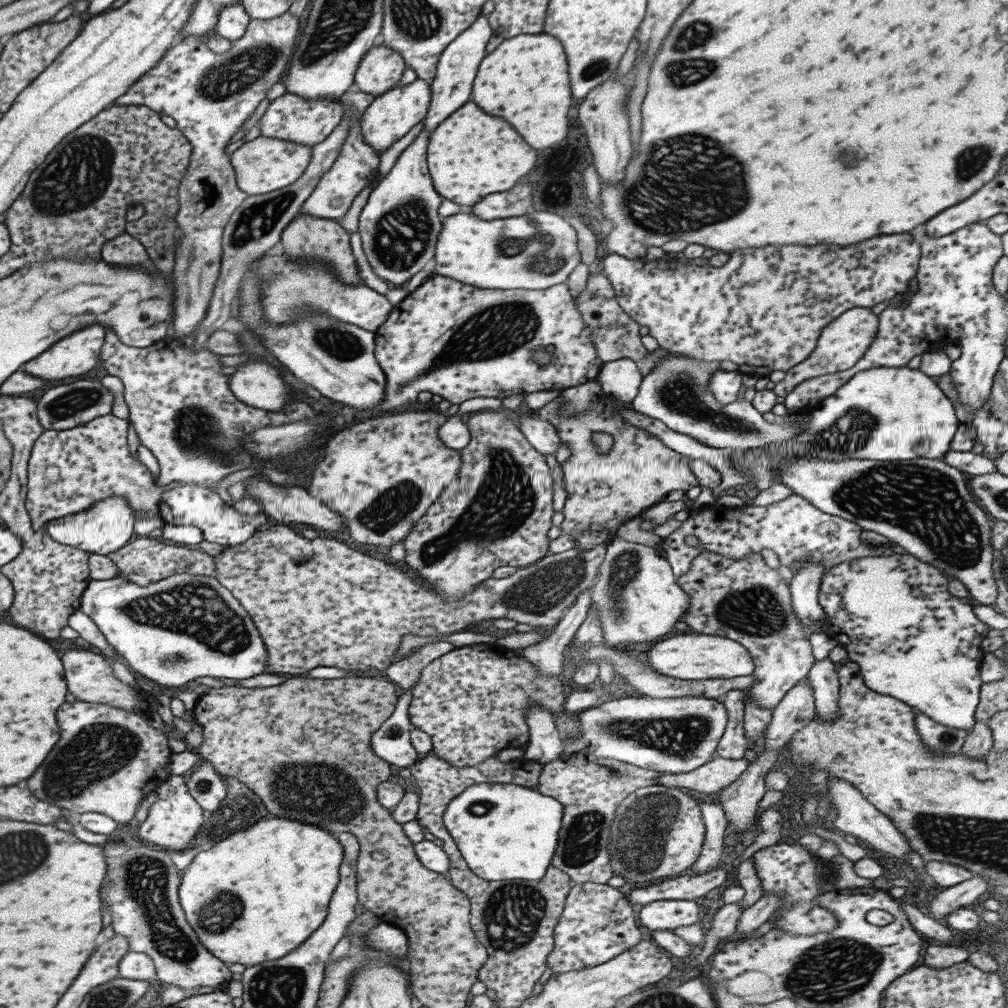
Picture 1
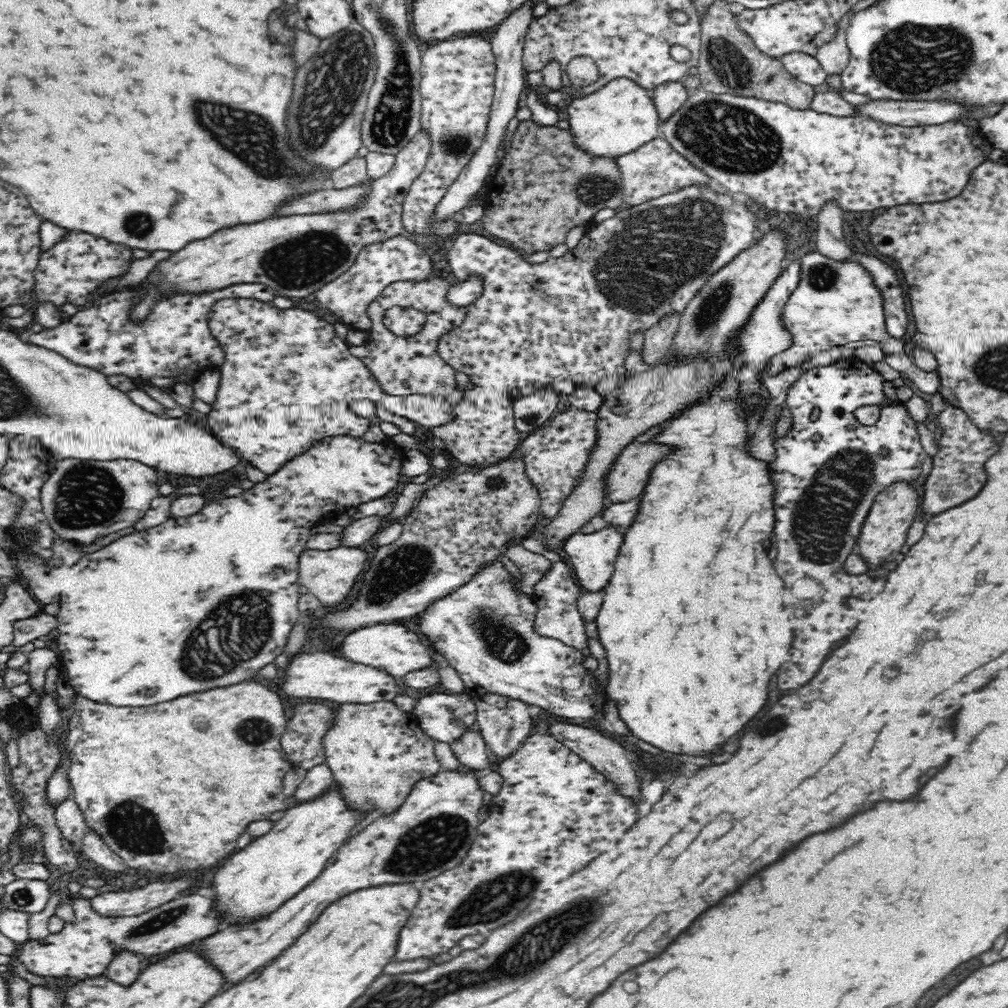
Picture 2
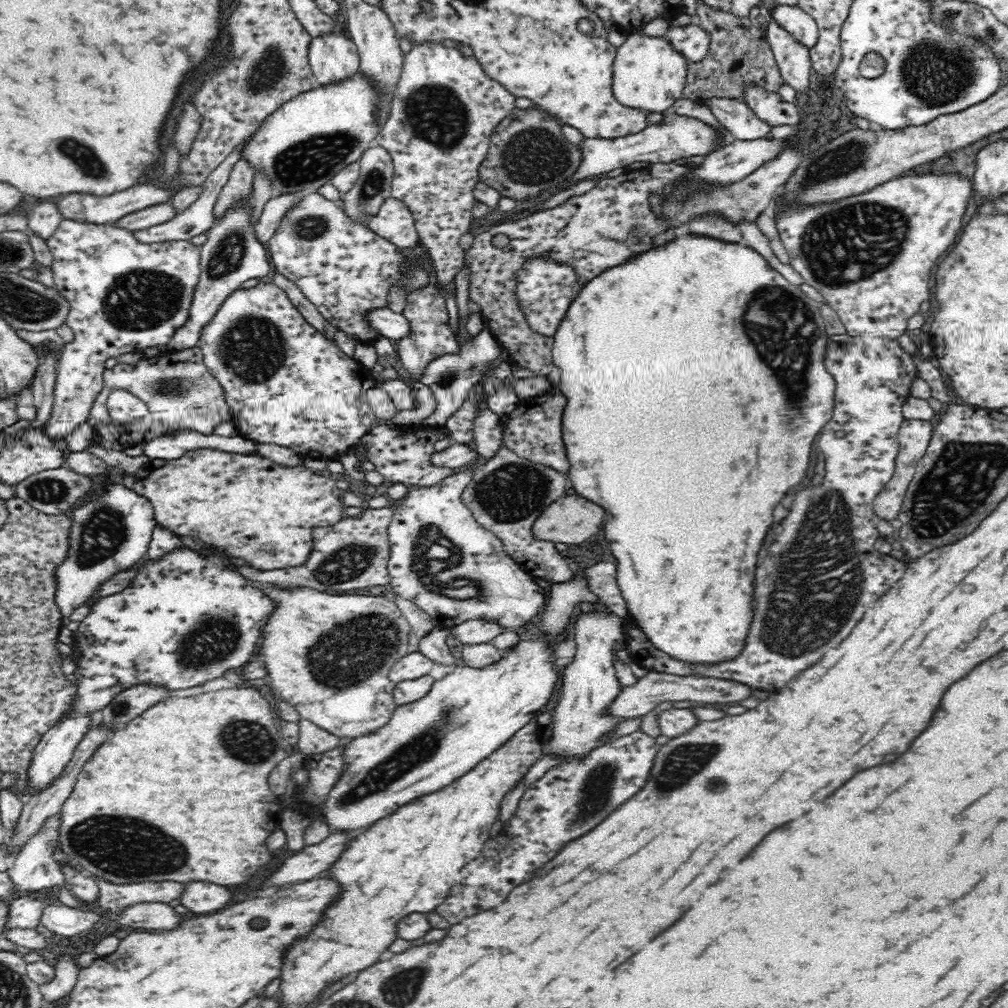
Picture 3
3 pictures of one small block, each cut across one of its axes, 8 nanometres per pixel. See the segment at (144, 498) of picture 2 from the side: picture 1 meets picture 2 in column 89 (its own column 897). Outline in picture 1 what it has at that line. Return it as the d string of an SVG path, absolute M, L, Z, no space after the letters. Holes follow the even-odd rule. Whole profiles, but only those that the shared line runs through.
M805 454L795 455L777 467L777 483L787 486L793 495L809 501L811 506L825 514L853 522L863 531L873 531L905 548L919 562L937 566L951 579L957 578L969 592L969 600L977 605L992 606L997 597L993 580L993 550L990 533L992 519L973 502L962 472L939 459L914 458L902 461L871 461L849 459L831 461L816 459Z

